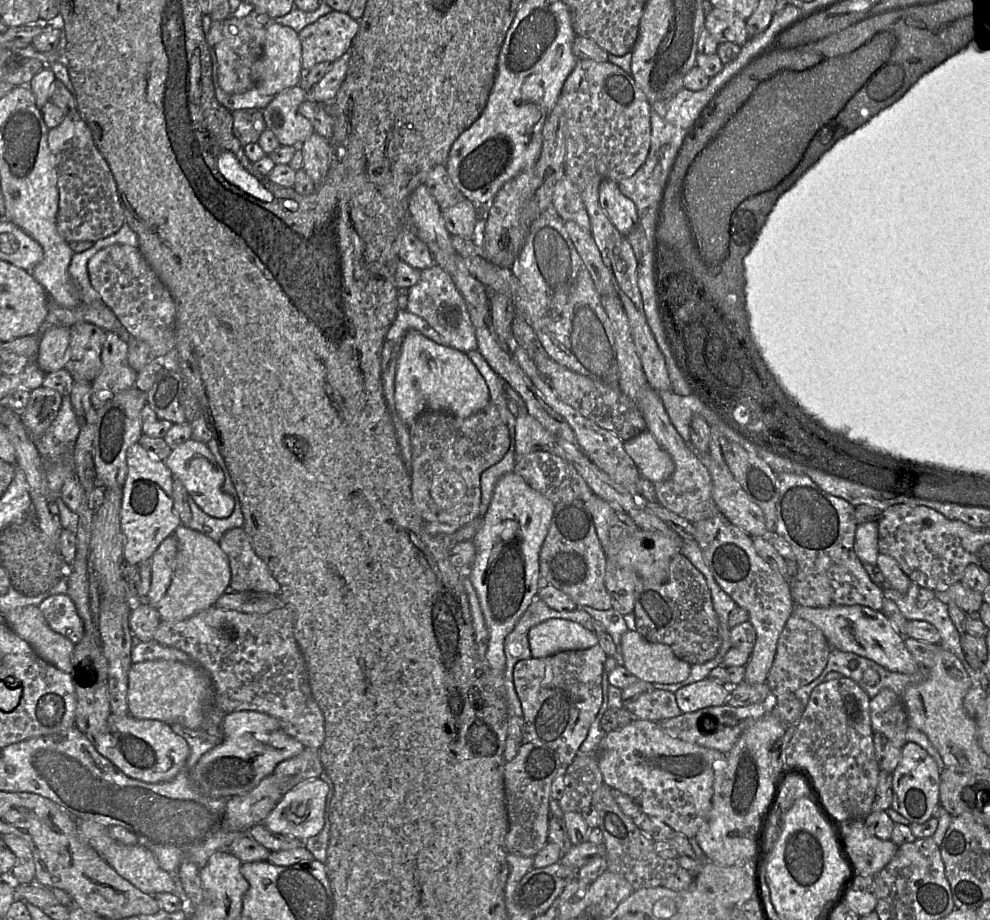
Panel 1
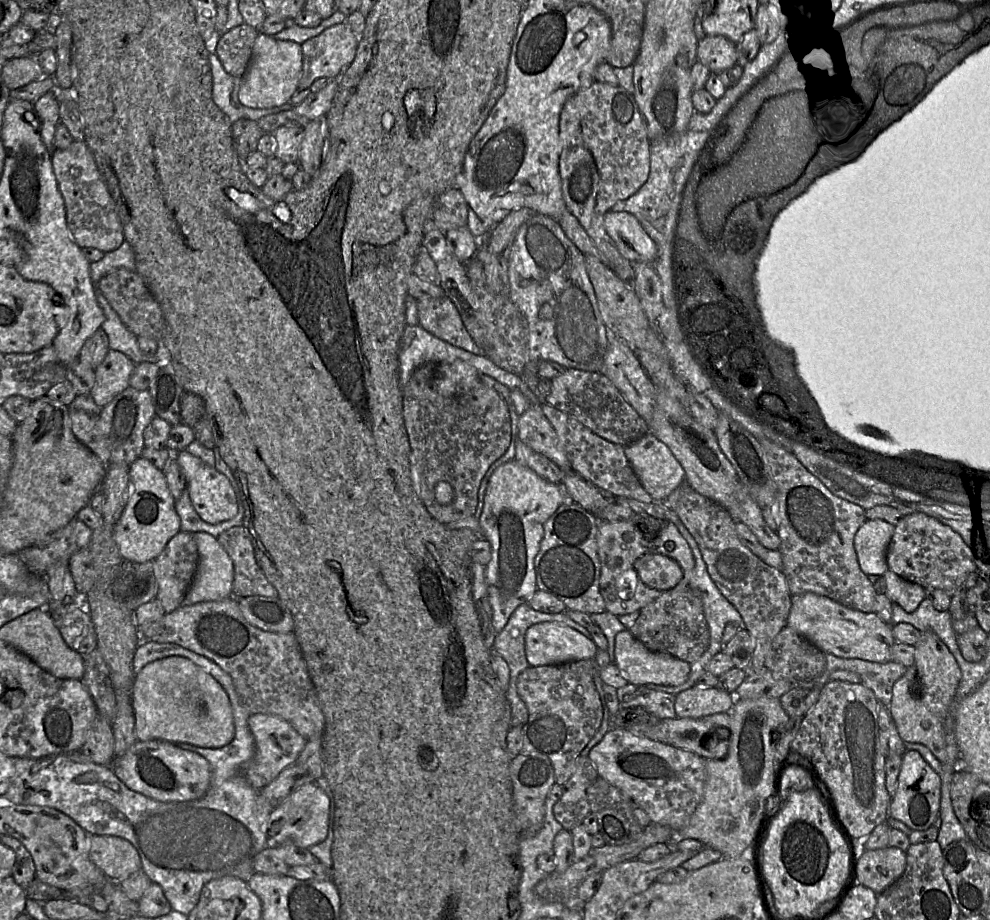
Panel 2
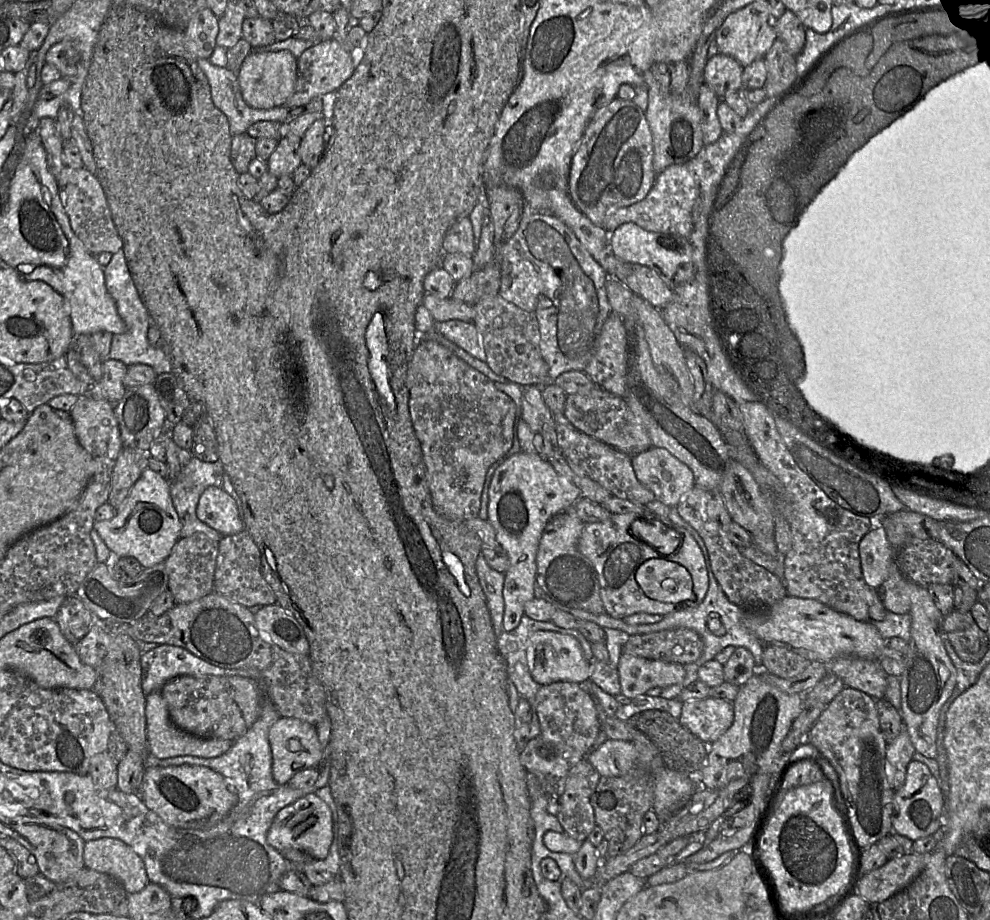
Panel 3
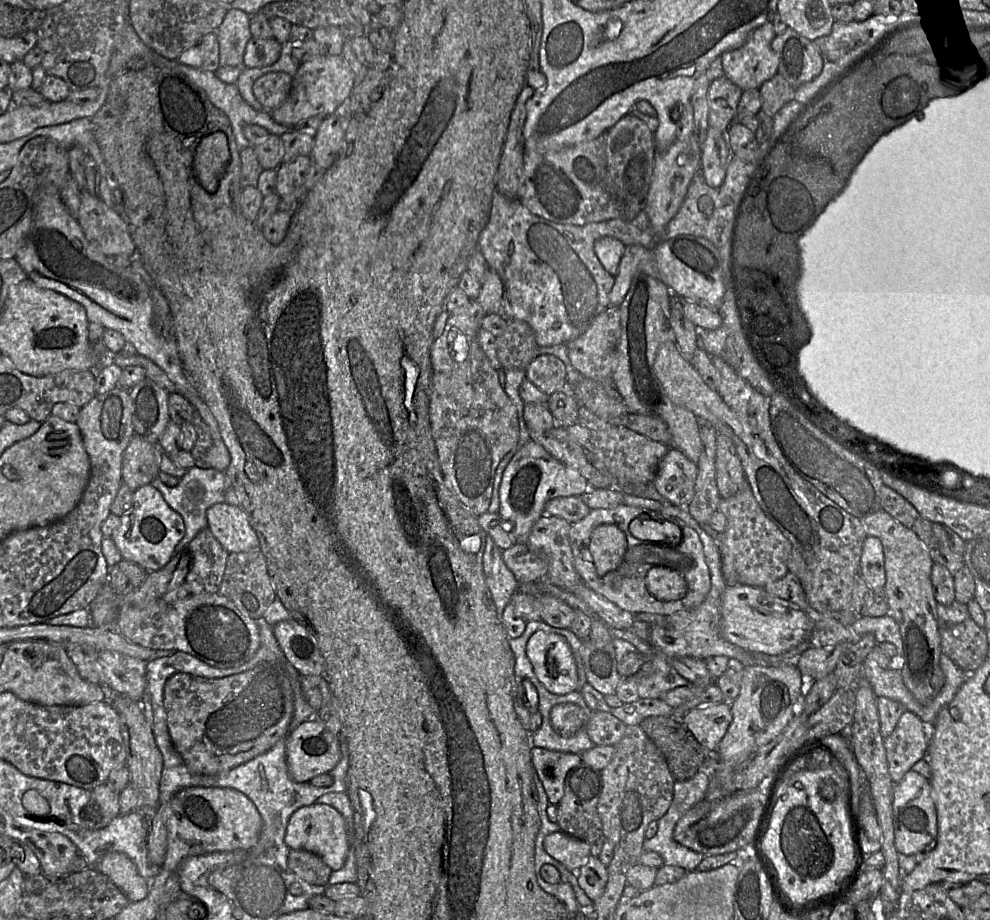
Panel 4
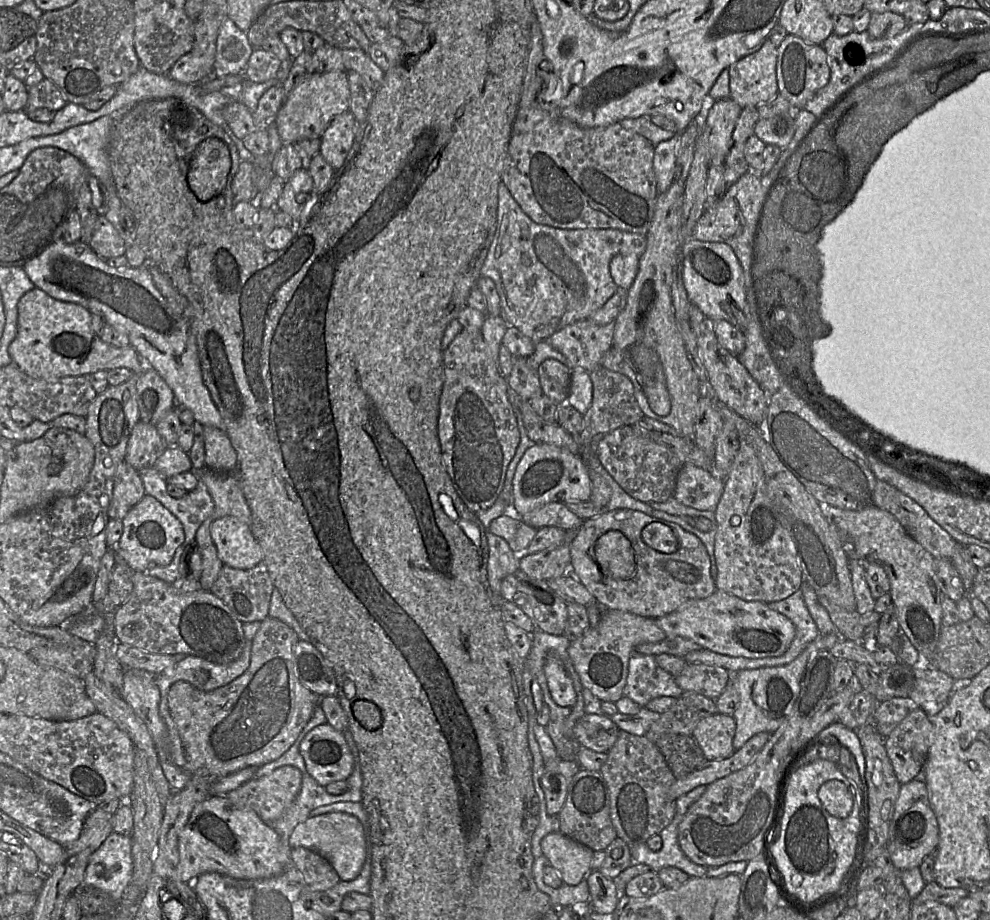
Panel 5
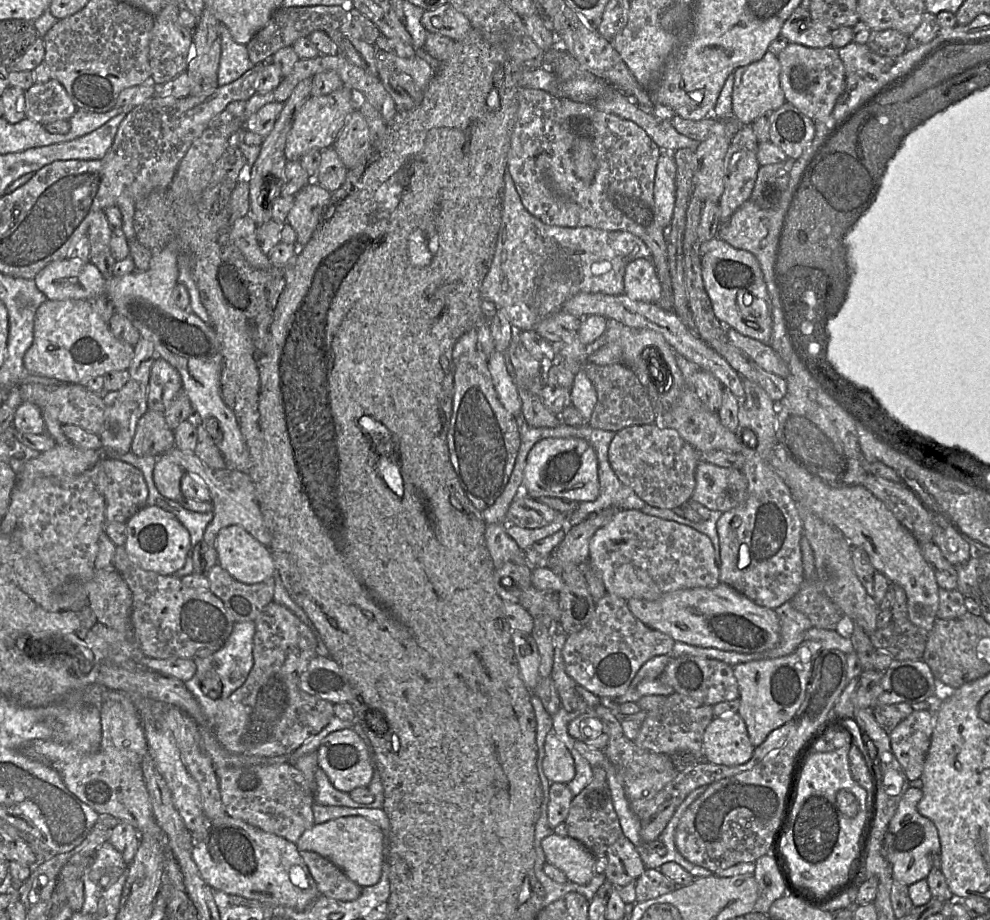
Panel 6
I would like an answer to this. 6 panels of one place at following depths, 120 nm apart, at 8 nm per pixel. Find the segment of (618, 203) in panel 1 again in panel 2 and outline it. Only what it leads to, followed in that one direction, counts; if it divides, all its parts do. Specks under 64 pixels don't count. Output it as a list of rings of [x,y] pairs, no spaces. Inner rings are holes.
[[[609,210],[605,224],[620,253],[631,262],[649,262],[657,257],[655,242],[634,214]]]

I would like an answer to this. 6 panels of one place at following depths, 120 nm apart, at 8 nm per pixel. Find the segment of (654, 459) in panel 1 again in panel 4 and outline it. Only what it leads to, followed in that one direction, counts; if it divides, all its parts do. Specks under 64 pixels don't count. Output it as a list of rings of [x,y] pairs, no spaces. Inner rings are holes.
[[[670,448],[660,460],[652,484],[672,505],[686,507],[694,497],[696,477],[696,464],[679,450]]]

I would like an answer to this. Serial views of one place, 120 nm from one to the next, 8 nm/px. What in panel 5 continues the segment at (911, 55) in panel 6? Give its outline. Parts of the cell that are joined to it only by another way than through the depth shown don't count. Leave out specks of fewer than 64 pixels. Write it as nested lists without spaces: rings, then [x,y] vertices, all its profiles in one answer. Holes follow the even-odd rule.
[[[915,26],[895,37],[882,39],[871,37],[866,30],[862,32],[852,31],[843,36],[835,33],[830,34],[822,43],[830,67],[829,82],[807,102],[804,109],[814,113],[817,118],[821,118],[849,90],[870,75],[890,66],[903,53],[906,46],[918,38],[916,33],[920,30],[923,30],[923,26]]]

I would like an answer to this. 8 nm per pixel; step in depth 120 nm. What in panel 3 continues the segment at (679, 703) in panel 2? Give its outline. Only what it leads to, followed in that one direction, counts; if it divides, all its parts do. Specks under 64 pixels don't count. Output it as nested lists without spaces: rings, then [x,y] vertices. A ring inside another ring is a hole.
[[[713,697],[683,702],[679,717],[679,722],[707,745],[717,741],[733,720],[732,702]]]

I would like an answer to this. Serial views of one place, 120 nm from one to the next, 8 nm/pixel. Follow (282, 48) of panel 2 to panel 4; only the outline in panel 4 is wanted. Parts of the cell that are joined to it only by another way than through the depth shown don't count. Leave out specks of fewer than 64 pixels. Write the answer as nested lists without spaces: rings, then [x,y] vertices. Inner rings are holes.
[[[271,72],[259,77],[253,84],[253,93],[263,110],[273,110],[283,103],[292,86],[292,76],[285,72]]]

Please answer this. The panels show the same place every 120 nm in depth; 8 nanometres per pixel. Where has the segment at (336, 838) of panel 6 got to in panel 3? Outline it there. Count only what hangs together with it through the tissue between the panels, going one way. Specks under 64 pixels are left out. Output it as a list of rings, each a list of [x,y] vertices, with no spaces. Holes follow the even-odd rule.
[[[309,793],[282,808],[267,833],[267,842],[279,852],[297,849],[315,859],[325,859],[333,841],[333,820],[329,806],[315,793]]]

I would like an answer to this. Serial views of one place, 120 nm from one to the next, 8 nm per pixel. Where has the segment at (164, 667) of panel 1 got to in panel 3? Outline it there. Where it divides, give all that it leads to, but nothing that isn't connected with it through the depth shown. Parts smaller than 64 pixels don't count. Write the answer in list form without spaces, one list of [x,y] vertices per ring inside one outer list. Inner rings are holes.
[[[162,691],[146,695],[146,728],[148,749],[151,758],[166,759],[178,756],[216,757],[226,753],[233,741],[200,737],[178,728],[171,720]]]

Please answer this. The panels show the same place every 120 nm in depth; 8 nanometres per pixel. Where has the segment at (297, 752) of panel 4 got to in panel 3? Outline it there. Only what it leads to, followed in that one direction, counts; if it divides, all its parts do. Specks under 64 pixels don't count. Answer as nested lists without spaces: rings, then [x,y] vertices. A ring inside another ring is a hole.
[[[281,716],[269,730],[272,752],[272,773],[278,784],[287,784],[299,771],[318,768],[323,759],[323,749],[319,743],[316,727],[306,721]]]

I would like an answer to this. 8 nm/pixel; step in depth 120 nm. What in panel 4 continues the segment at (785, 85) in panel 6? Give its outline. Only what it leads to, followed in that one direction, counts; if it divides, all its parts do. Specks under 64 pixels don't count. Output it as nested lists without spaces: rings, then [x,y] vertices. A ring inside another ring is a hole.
[[[789,27],[783,34],[775,36],[772,48],[779,59],[777,74],[781,75],[795,89],[812,81],[822,71],[823,60],[813,41],[799,35]]]

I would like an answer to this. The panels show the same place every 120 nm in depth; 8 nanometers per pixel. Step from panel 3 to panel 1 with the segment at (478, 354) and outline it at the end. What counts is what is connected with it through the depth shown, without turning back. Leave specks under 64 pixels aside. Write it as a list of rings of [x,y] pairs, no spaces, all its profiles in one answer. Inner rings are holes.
[[[438,264],[421,271],[419,281],[408,289],[407,310],[425,320],[446,345],[467,354],[478,349],[474,327],[466,303],[450,275]]]

